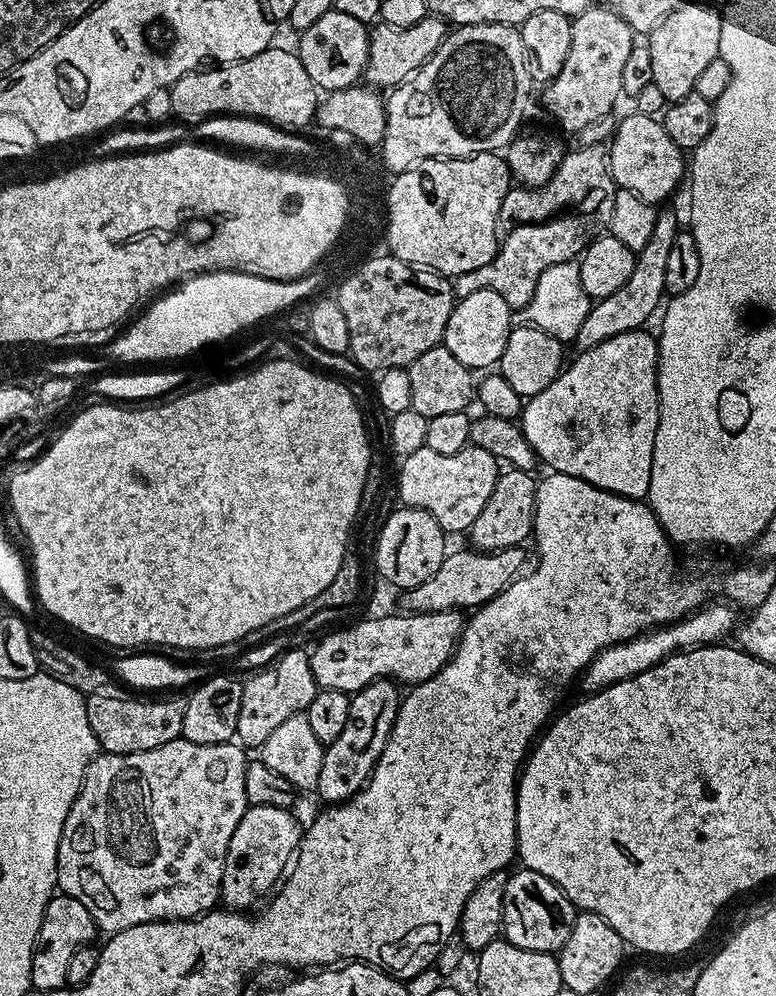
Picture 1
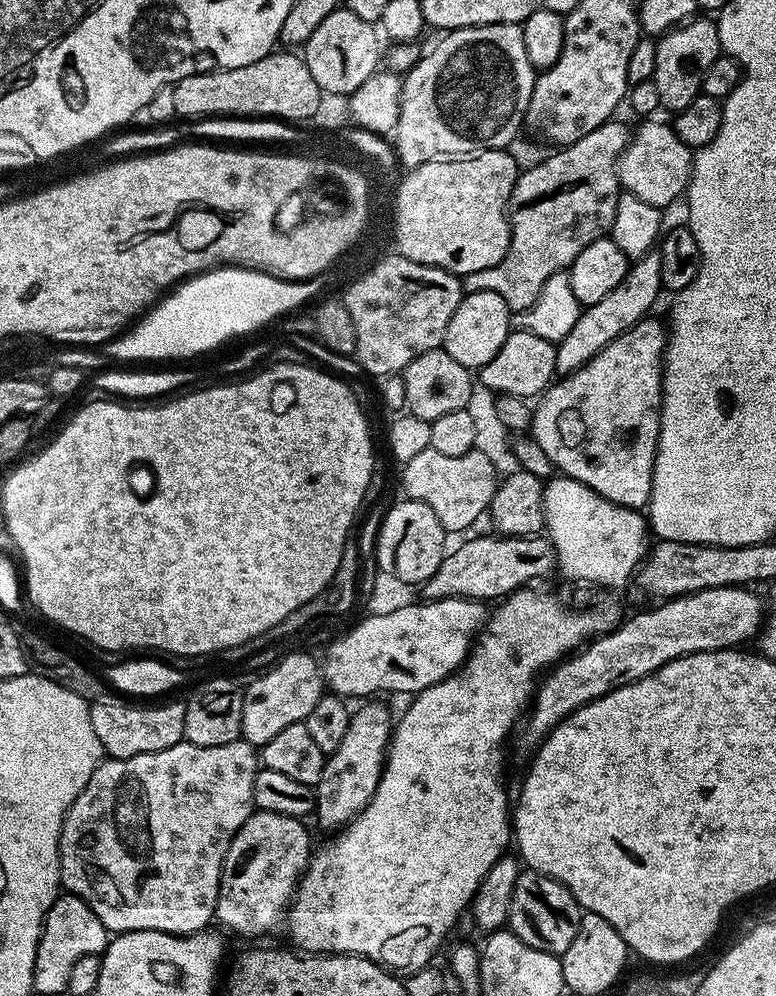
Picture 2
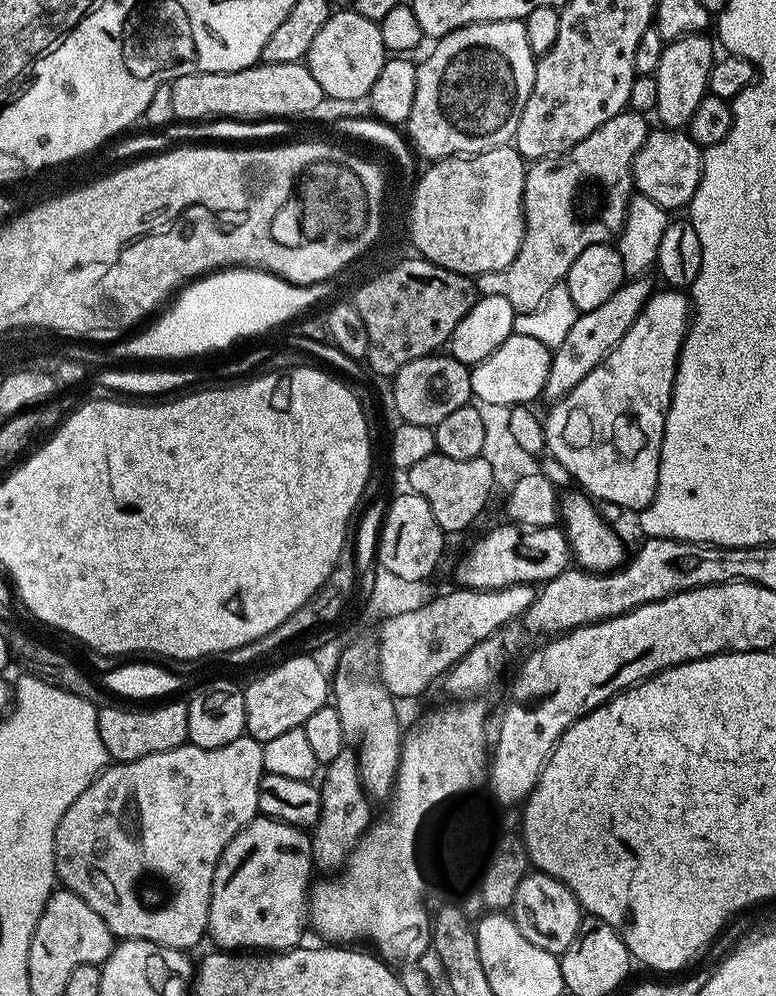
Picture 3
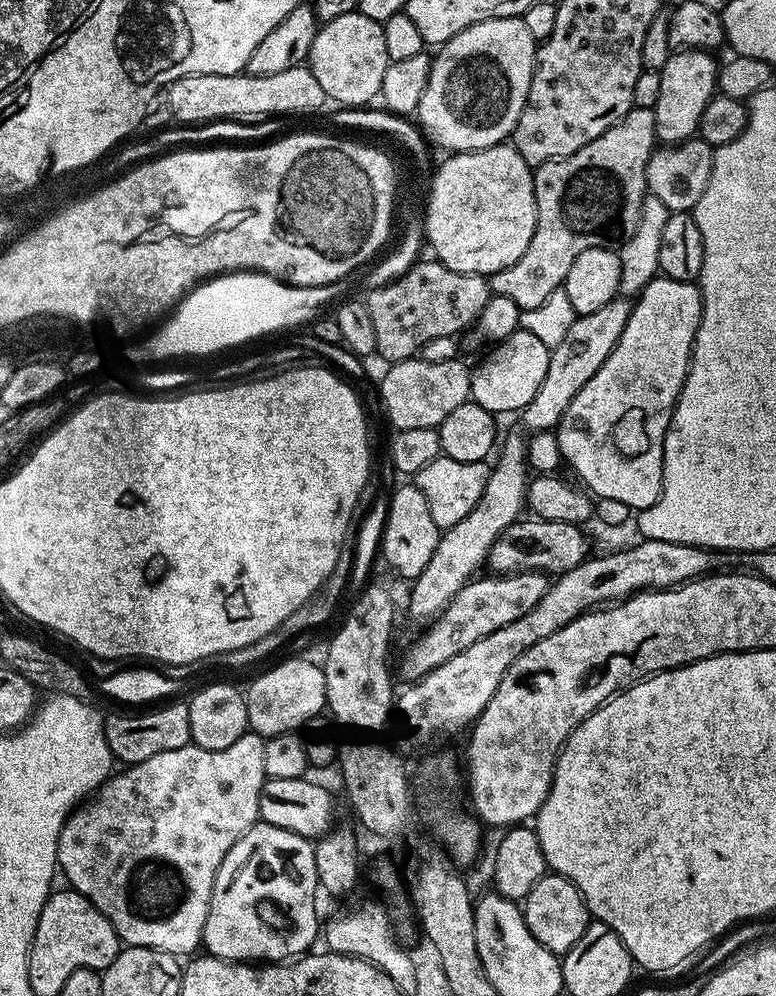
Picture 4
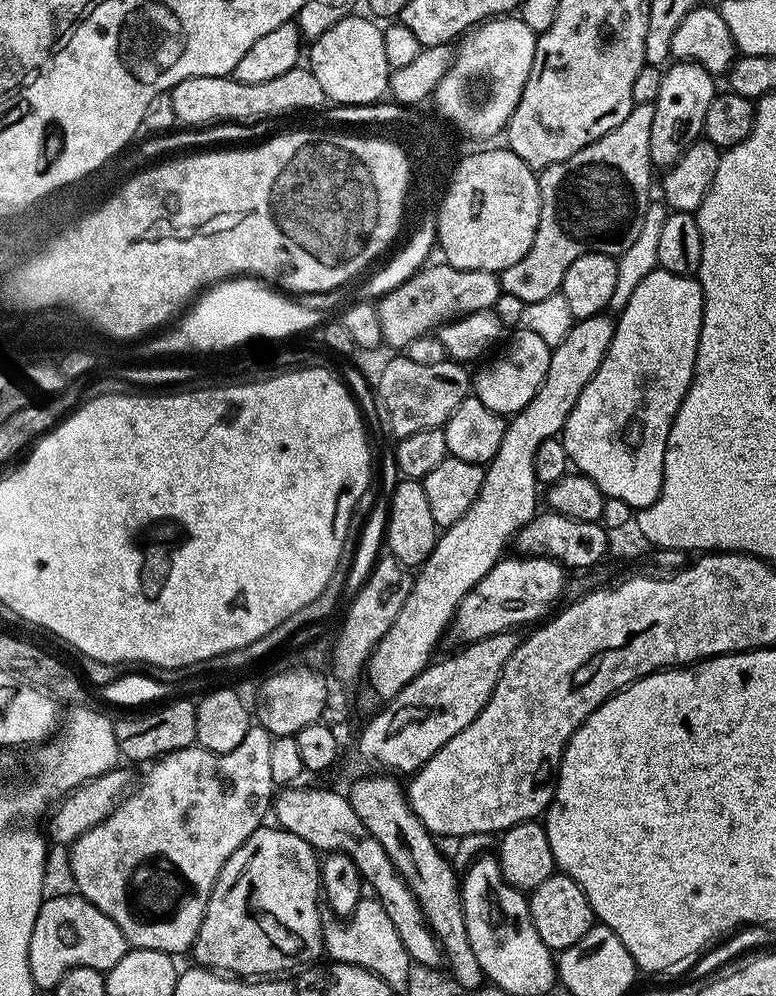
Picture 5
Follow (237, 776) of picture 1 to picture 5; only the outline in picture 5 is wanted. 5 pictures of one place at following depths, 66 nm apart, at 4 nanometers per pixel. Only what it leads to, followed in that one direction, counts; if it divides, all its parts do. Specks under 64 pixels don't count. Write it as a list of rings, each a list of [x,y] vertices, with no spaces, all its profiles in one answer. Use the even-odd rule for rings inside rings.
[[[253,726],[242,738],[242,746],[226,754],[193,746],[159,757],[141,778],[140,785],[138,780],[107,818],[86,830],[67,849],[75,891],[98,906],[126,934],[132,948],[169,954],[191,949],[222,866],[265,823],[264,815],[269,815],[274,799],[270,778],[273,739],[265,728]]]

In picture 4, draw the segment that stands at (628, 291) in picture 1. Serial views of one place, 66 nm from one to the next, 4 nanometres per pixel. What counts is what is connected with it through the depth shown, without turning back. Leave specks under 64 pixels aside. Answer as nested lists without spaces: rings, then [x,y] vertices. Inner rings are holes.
[[[617,298],[606,302],[602,310],[594,314],[577,316],[570,330],[566,330],[566,338],[558,342],[558,346],[551,349],[552,357],[550,366],[546,370],[546,378],[542,378],[542,386],[538,386],[538,394],[523,409],[524,424],[529,428],[529,433],[544,434],[555,429],[559,424],[562,414],[566,414],[566,406],[574,402],[574,394],[598,374],[598,366],[606,362],[606,358],[614,350],[622,330],[626,330],[626,322],[632,313],[633,301],[628,298]]]

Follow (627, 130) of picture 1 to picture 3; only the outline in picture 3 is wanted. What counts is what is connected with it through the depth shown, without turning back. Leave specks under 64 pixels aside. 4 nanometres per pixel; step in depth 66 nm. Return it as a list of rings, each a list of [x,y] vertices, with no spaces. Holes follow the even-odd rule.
[[[656,126],[649,131],[648,137],[638,150],[638,154],[632,163],[632,183],[639,195],[658,202],[658,206],[669,210],[683,209],[694,198],[698,190],[698,182],[704,165],[704,152],[699,144],[694,143],[688,137],[687,131],[673,130],[663,126]]]

